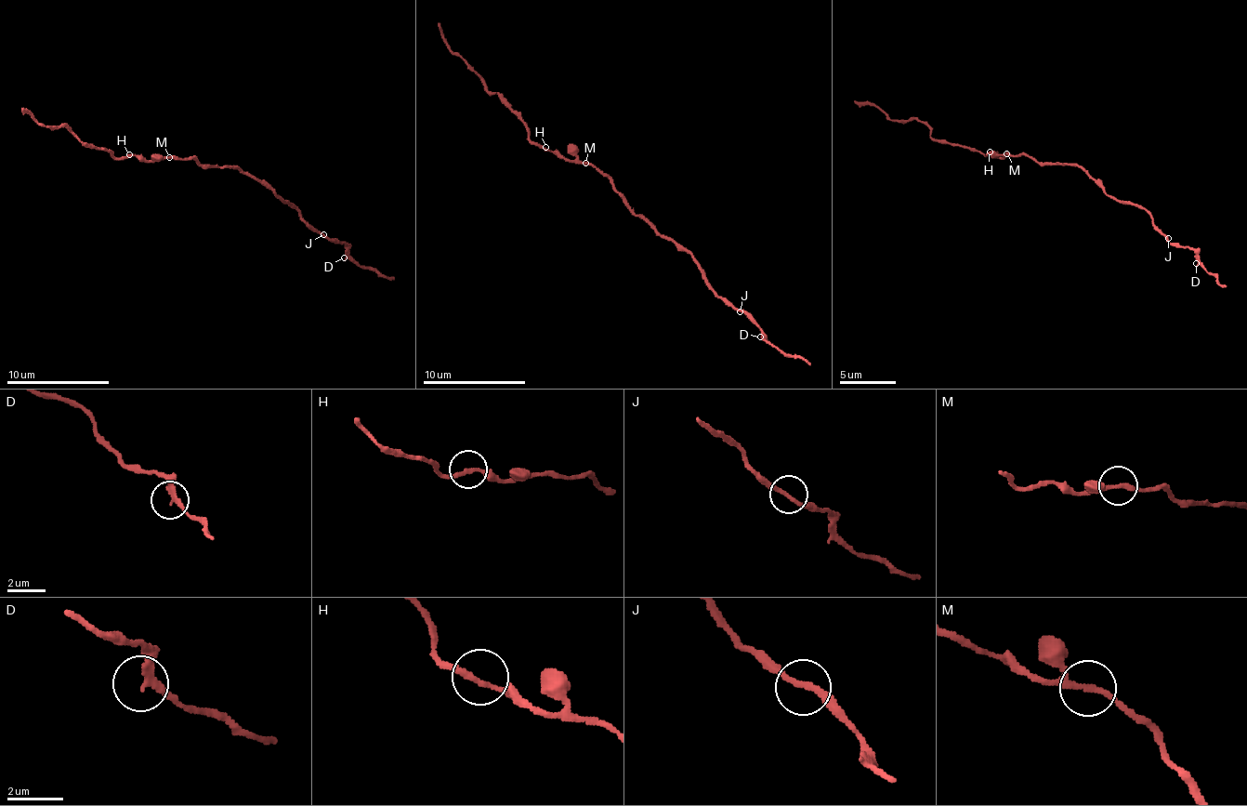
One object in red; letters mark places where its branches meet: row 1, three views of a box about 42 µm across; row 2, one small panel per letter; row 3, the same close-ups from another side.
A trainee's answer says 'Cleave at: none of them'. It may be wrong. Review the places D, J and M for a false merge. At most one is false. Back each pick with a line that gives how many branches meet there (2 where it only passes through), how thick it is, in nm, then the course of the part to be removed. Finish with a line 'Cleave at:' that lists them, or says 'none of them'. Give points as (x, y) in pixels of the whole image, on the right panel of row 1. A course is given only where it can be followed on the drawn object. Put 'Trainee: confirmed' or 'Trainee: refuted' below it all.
Cleave at: none of them
Trainee: confirmed

